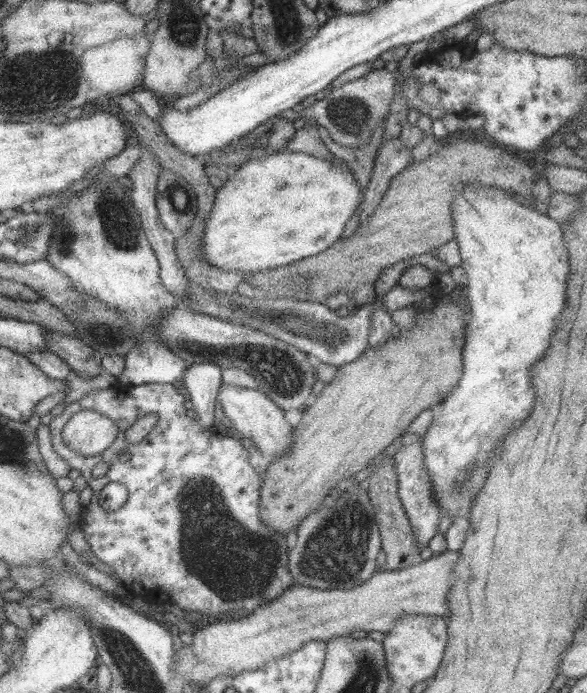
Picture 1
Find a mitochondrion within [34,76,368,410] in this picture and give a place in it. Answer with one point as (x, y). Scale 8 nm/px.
(120, 227)

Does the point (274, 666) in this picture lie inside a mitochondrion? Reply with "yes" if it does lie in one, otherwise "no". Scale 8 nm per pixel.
no

